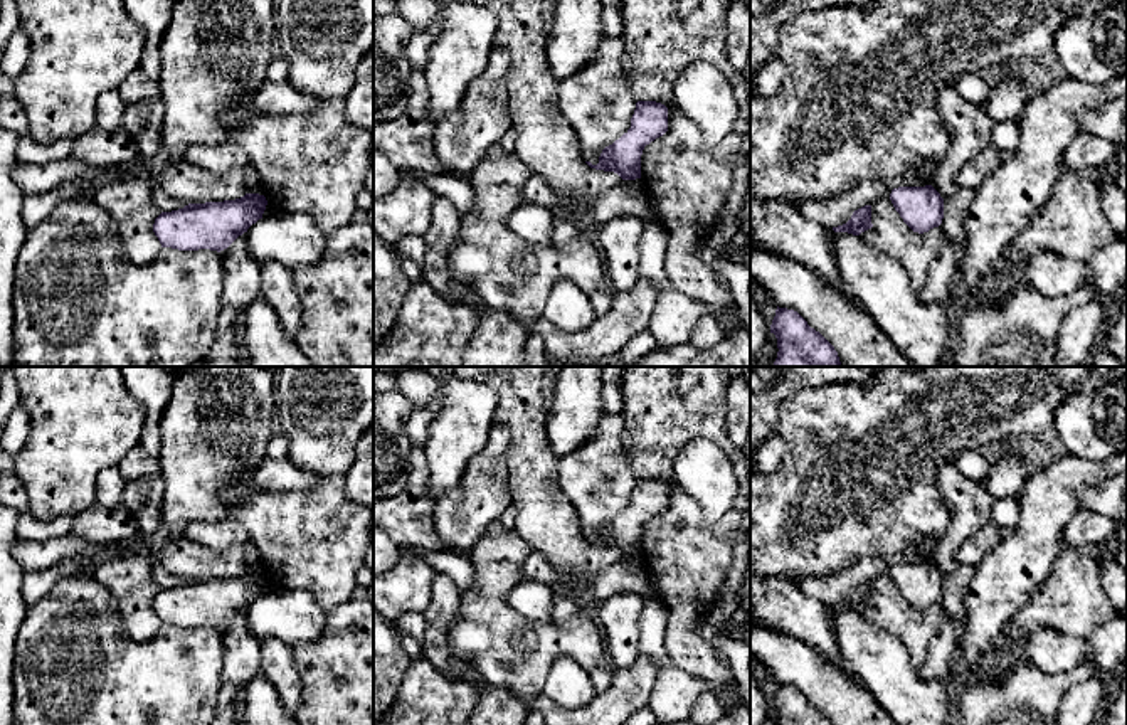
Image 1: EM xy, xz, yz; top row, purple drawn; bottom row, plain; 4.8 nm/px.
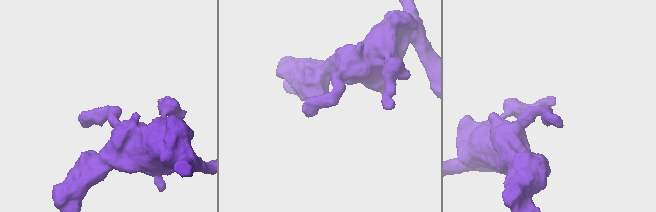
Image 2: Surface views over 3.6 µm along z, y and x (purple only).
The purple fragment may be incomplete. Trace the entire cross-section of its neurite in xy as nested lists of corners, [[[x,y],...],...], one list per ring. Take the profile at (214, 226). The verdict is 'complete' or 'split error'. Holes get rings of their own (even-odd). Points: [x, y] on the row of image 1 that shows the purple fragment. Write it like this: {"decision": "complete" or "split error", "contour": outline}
{"decision": "complete", "contour": [[[246,193],[235,200],[188,204],[178,210],[161,212],[155,219],[153,232],[161,247],[220,252],[262,219],[266,205],[266,197],[259,193]]]}

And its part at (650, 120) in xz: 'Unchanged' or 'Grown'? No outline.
Unchanged

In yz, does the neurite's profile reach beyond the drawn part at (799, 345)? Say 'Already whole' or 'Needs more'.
Already whole

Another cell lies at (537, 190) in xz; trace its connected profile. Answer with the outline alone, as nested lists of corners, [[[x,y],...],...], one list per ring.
[[[532,175],[521,193],[525,204],[542,205],[555,214],[569,217],[574,205],[560,197],[542,177]]]

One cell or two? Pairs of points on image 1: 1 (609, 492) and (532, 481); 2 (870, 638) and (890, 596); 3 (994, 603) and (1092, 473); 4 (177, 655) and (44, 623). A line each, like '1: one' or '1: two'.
1: two
2: two
3: one
4: one

